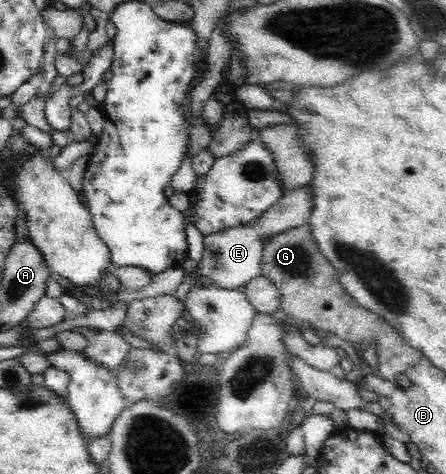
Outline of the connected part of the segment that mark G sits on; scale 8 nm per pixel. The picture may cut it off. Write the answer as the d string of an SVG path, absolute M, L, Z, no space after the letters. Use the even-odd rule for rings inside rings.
M309 223L290 228L264 244L261 274L280 290L280 309L290 320L322 329L324 332L332 331L340 339L350 341L354 347L361 345L366 349L376 343L378 376L382 379L396 384L396 377L405 373L408 367L412 367L423 356L422 352L410 347L403 340L393 325L382 320L371 309L360 305L346 292L338 280L338 270L320 252Z

